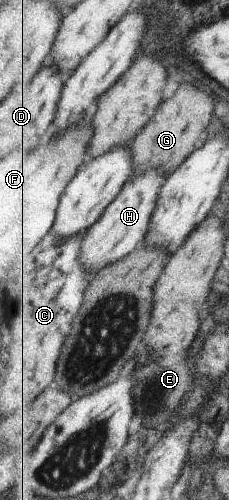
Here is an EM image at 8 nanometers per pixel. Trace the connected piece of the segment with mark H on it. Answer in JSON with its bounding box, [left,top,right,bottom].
[81,167,168,276]

